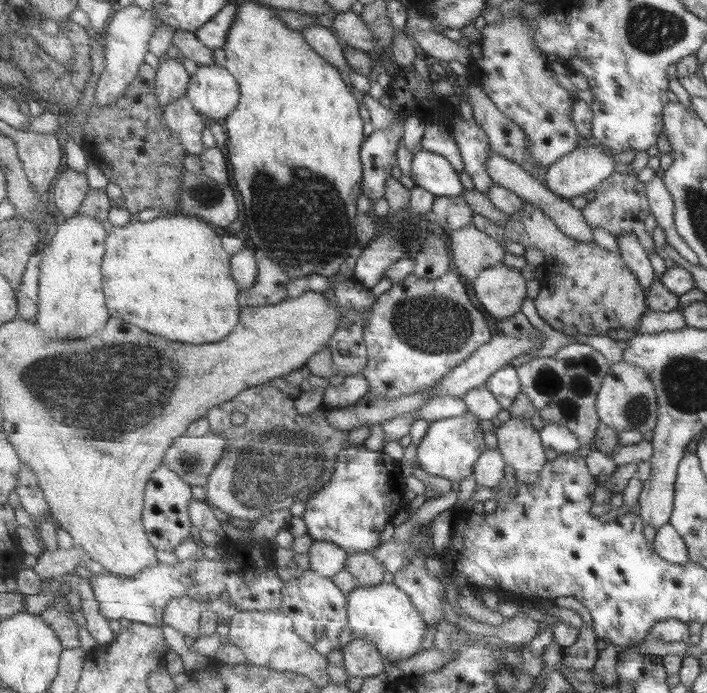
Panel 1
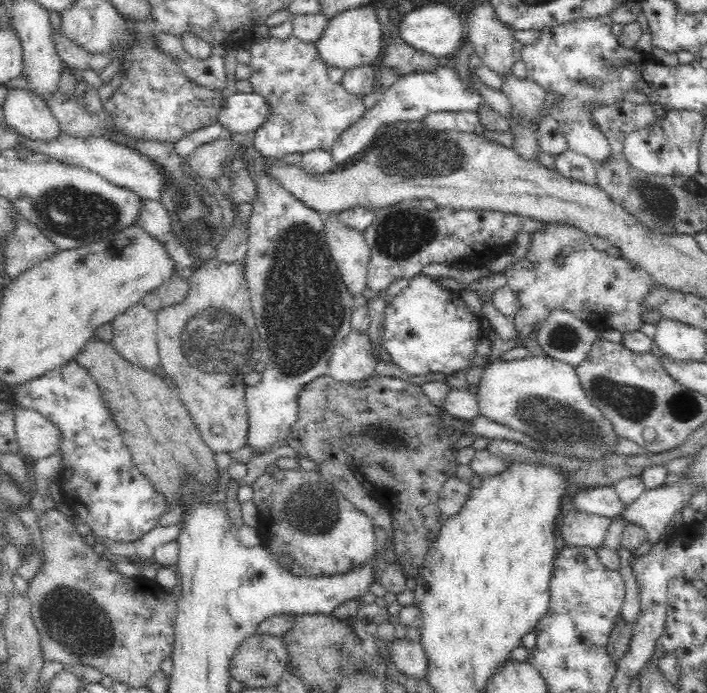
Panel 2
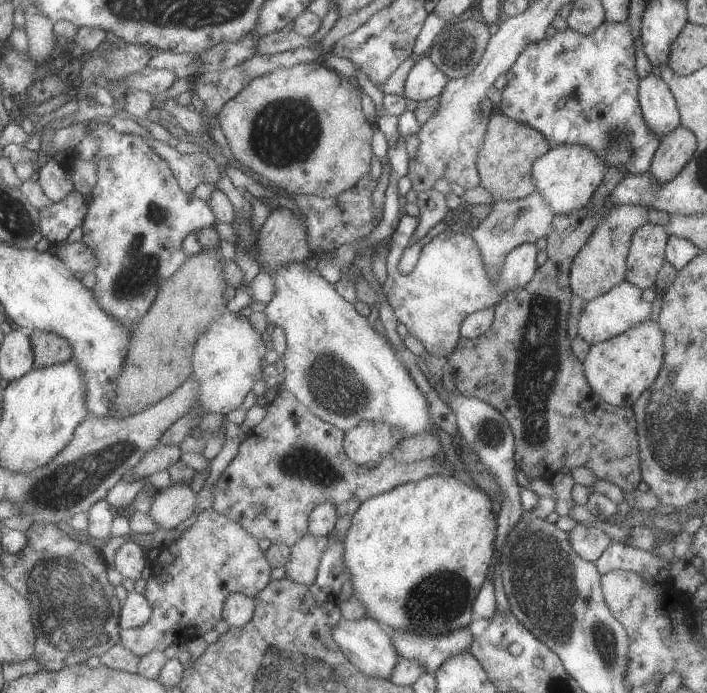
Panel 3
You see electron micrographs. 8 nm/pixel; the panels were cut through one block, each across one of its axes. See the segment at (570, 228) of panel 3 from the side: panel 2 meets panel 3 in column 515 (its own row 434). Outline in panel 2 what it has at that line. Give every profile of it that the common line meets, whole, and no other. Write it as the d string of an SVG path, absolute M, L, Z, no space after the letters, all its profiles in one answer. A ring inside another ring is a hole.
M327 375L322 376L306 383L297 396L297 405L296 422L286 436L286 445L300 457L318 463L339 461L348 466L363 485L376 487L391 514L397 562L406 576L416 578L446 519L437 506L438 496L442 484L456 476L456 466L459 465L456 444L465 436L470 421L456 418L432 404L414 384L376 375L354 383L336 383Z

